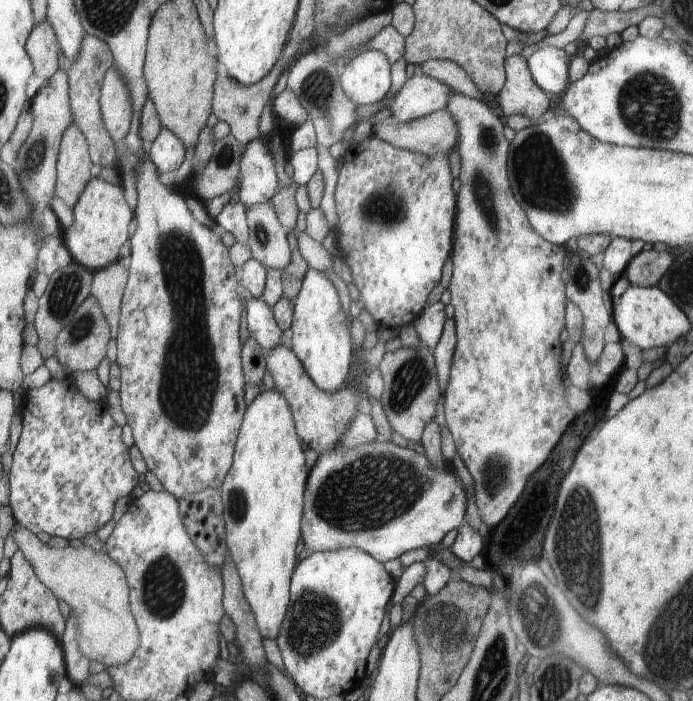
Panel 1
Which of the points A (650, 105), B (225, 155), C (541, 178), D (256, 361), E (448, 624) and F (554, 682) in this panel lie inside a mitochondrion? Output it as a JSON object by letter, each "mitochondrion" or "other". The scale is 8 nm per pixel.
{"A":"mitochondrion","B":"mitochondrion","C":"mitochondrion","D":"other","E":"mitochondrion","F":"mitochondrion"}

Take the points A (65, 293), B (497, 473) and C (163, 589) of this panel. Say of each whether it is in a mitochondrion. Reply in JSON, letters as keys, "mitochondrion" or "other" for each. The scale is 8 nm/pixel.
{"A":"mitochondrion","B":"mitochondrion","C":"mitochondrion"}

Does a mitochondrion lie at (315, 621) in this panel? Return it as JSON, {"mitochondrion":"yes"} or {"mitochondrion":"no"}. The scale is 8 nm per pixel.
{"mitochondrion":"yes"}

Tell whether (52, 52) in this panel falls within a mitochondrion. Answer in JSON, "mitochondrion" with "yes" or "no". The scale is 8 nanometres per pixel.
{"mitochondrion":"no"}

